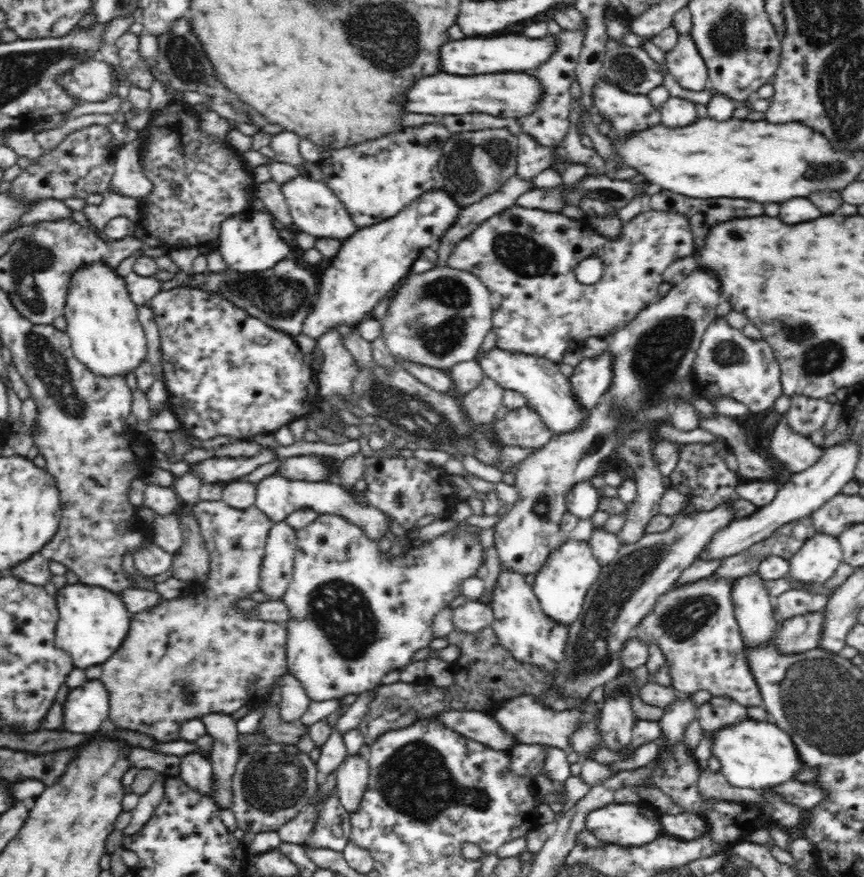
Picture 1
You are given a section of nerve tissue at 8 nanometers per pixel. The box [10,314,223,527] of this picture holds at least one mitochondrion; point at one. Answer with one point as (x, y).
(50, 368)

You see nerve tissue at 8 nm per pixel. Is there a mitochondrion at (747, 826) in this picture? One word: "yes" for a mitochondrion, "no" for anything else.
no

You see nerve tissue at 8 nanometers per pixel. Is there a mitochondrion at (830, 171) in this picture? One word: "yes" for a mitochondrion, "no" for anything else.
yes

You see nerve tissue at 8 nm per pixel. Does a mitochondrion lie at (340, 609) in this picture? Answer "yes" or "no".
yes

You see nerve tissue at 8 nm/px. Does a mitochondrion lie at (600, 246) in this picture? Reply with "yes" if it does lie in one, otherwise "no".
no

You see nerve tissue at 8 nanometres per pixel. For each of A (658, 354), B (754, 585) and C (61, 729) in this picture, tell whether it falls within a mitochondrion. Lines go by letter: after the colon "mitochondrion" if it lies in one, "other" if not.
A: mitochondrion
B: other
C: other

